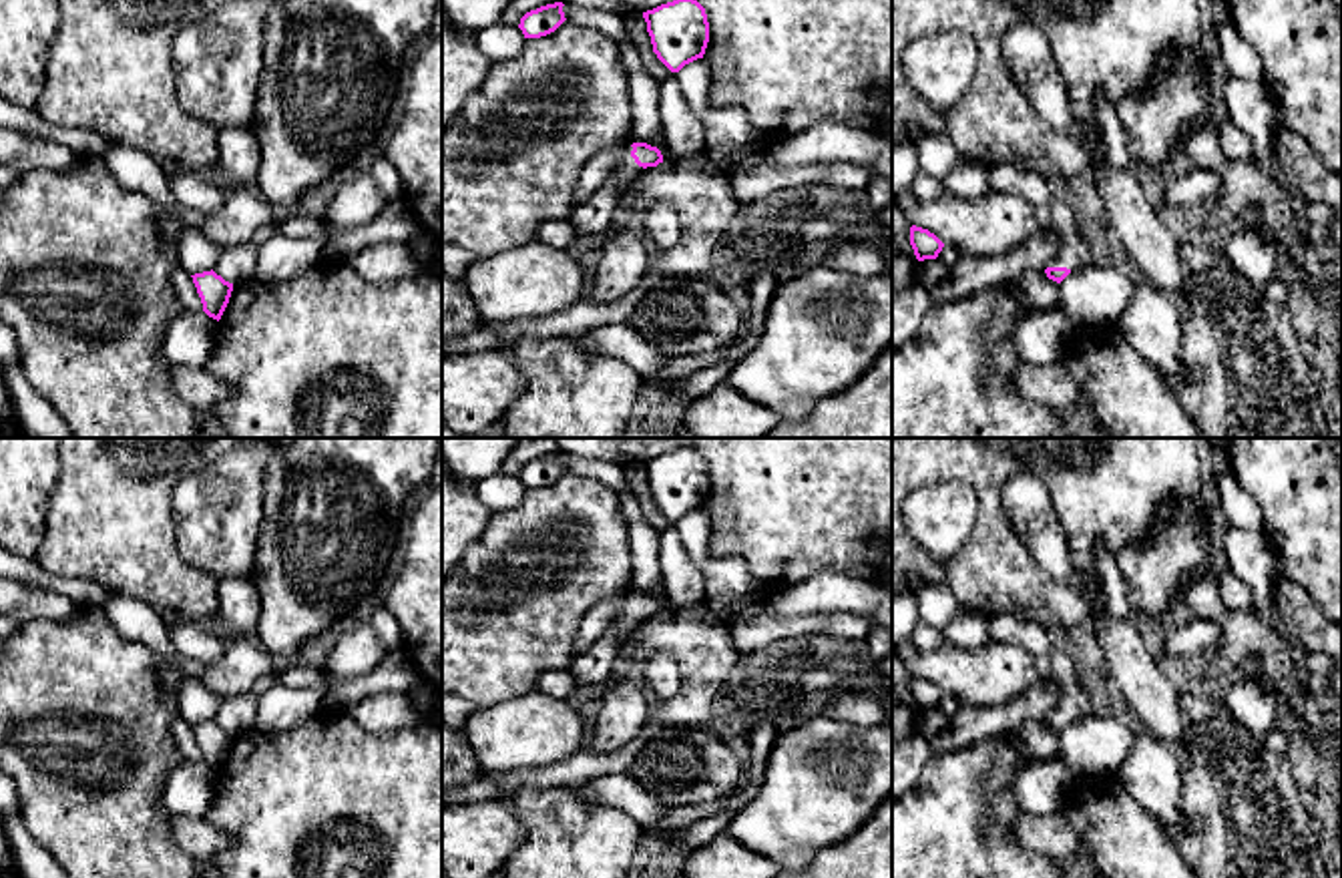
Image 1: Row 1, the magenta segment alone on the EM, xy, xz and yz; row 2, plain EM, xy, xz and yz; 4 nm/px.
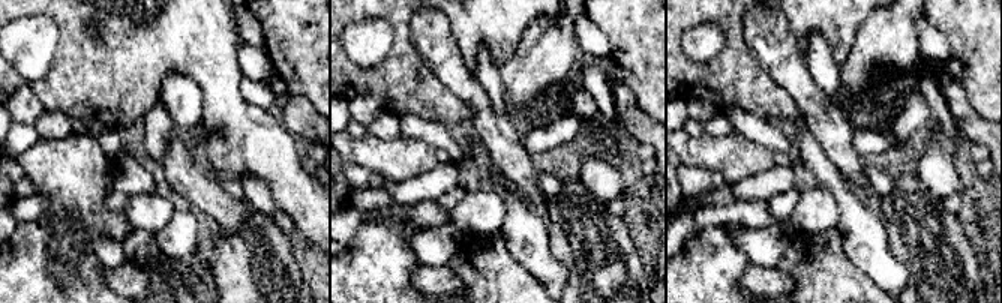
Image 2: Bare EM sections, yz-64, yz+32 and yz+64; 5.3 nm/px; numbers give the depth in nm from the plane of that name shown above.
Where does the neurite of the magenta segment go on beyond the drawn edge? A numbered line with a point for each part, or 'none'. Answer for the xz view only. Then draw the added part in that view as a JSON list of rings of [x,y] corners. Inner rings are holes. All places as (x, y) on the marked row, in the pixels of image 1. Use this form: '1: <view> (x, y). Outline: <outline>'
1: xz (593, 217). Outline: [[[633,147],[613,167],[601,189],[589,197],[583,205],[577,205],[569,217],[577,235],[605,235],[611,229],[613,213],[621,205],[625,187],[643,169],[631,157]]]

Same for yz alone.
1: yz (1003, 177). Outline: [[[996,163],[988,167],[988,183],[992,191],[1019,195],[1031,205],[1047,205],[1051,209],[1053,229],[1061,237],[1061,249],[1051,267],[1073,271],[1103,259],[1081,239],[1075,213],[1053,195],[1043,175]]]

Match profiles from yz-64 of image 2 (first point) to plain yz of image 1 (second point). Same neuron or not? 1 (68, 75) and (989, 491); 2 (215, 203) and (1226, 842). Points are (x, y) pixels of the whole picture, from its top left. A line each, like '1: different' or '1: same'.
1: same
2: different

